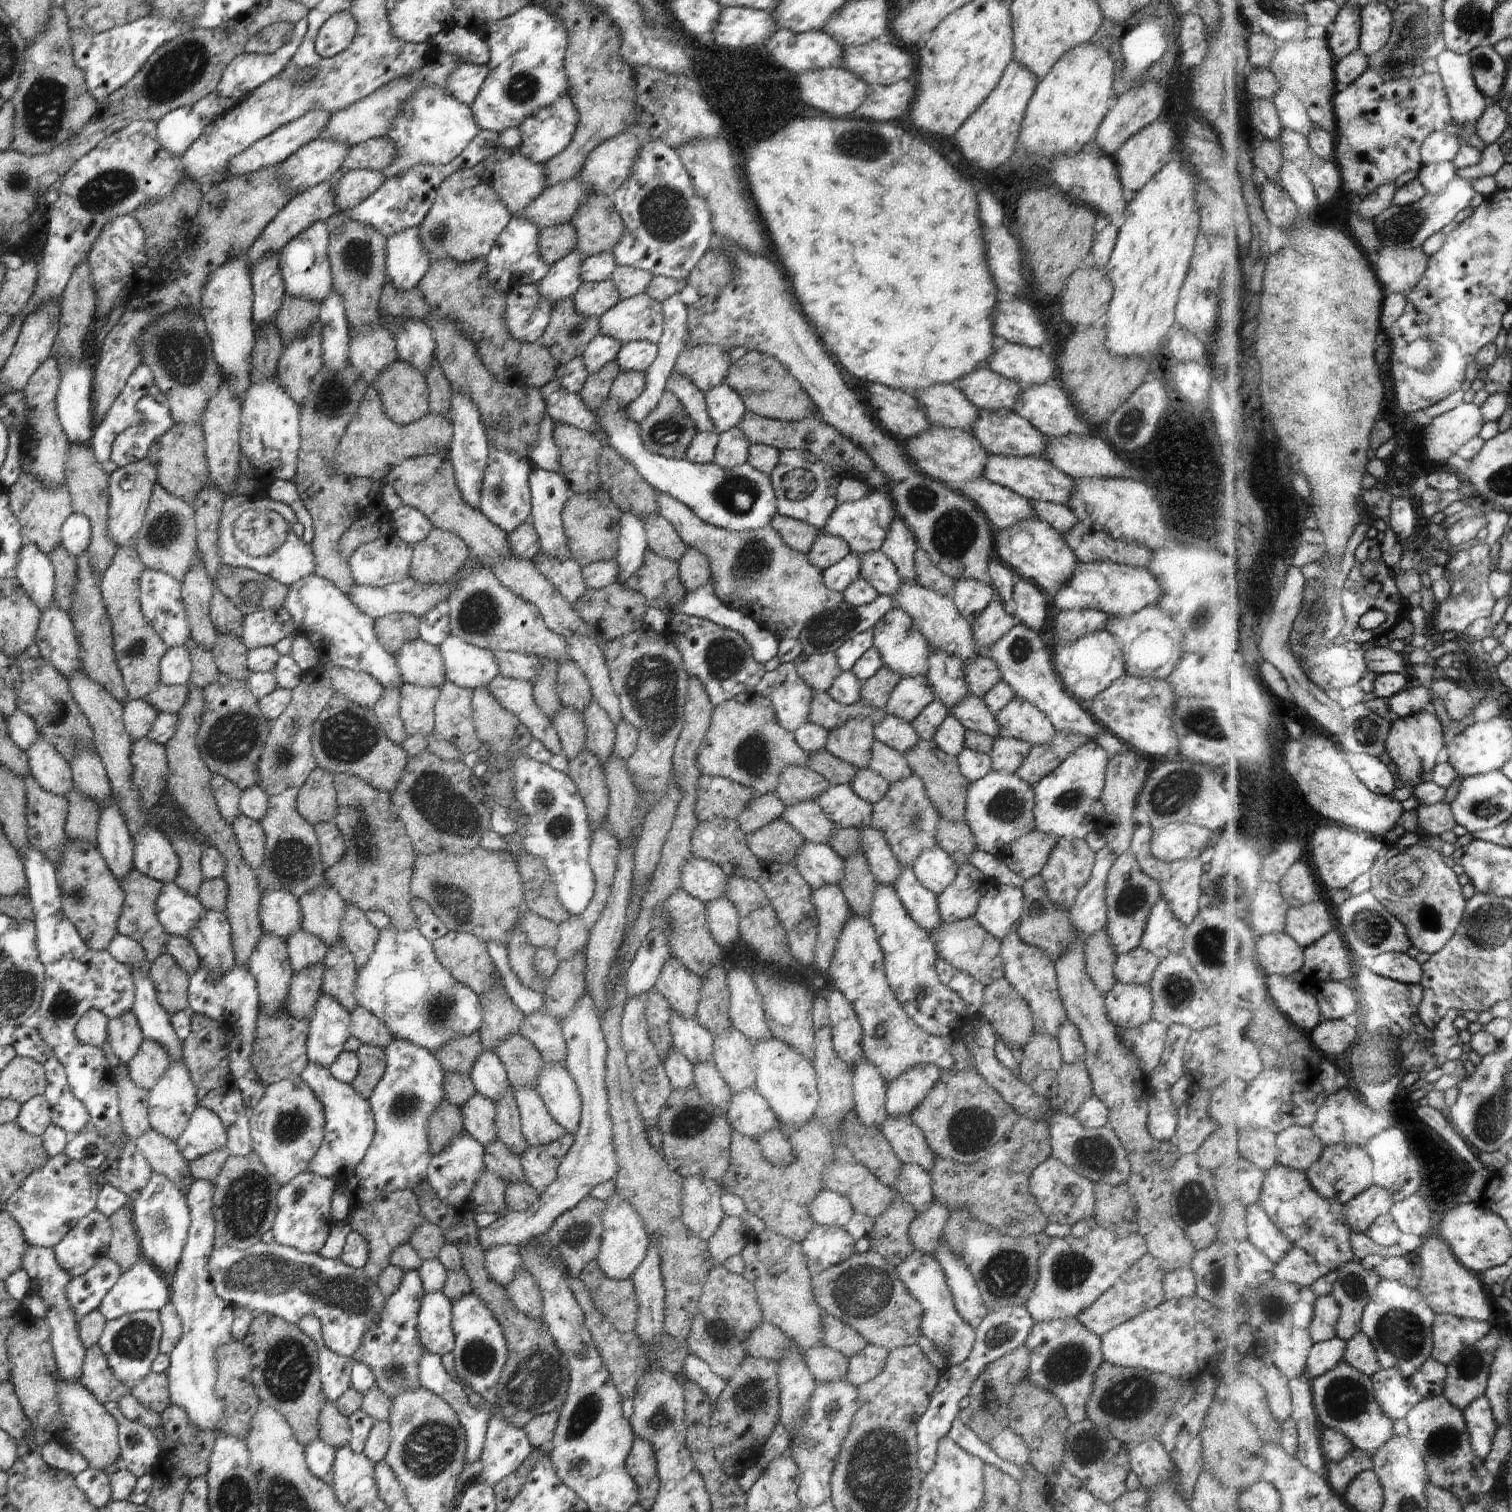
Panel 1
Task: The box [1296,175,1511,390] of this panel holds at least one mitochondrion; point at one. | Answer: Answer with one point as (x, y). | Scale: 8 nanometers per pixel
(1399, 227)

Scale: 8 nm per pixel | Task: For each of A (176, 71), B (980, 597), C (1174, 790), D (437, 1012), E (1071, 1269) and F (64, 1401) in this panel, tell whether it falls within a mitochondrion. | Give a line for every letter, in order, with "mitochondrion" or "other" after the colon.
A: mitochondrion
B: other
C: mitochondrion
D: mitochondrion
E: mitochondrion
F: other

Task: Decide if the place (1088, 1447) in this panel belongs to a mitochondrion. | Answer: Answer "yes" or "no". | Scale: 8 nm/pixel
yes

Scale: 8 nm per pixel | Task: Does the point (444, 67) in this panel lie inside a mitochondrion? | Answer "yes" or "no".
no

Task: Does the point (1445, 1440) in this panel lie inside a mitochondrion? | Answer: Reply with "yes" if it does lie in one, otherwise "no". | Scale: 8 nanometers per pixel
yes

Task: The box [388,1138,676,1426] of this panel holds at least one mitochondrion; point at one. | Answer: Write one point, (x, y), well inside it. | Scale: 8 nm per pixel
(536, 1379)

